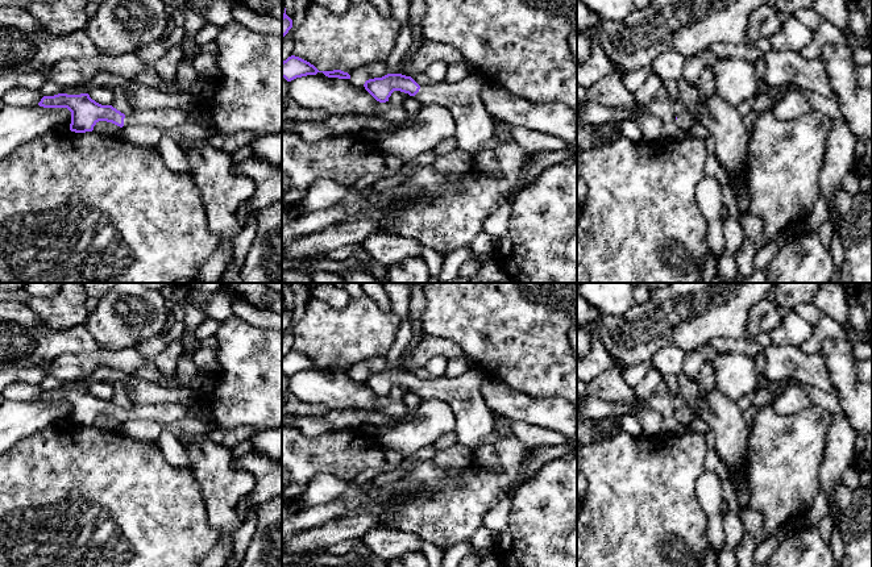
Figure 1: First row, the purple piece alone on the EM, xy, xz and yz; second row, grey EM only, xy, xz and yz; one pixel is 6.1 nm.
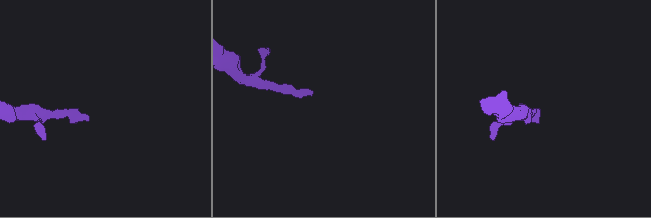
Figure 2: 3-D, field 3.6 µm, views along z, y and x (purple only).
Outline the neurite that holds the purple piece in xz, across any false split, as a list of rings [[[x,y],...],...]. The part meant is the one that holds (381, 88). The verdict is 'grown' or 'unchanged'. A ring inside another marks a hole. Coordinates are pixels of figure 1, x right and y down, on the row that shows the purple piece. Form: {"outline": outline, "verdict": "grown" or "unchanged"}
{"outline": [[[387,74],[365,82],[365,89],[379,103],[389,101],[394,91],[414,96],[422,105],[441,105],[447,108],[456,125],[454,139],[457,149],[477,158],[482,146],[494,137],[494,116],[481,100],[485,80],[477,75],[468,75],[458,83],[440,82],[420,87],[411,76]]], "verdict": "grown"}

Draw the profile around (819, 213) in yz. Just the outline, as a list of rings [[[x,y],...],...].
[[[819,196],[814,204],[811,213],[806,218],[804,233],[818,232],[819,226],[829,220],[830,201]]]

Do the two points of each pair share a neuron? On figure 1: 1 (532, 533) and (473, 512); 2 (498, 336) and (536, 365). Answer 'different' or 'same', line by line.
1: different
2: same

